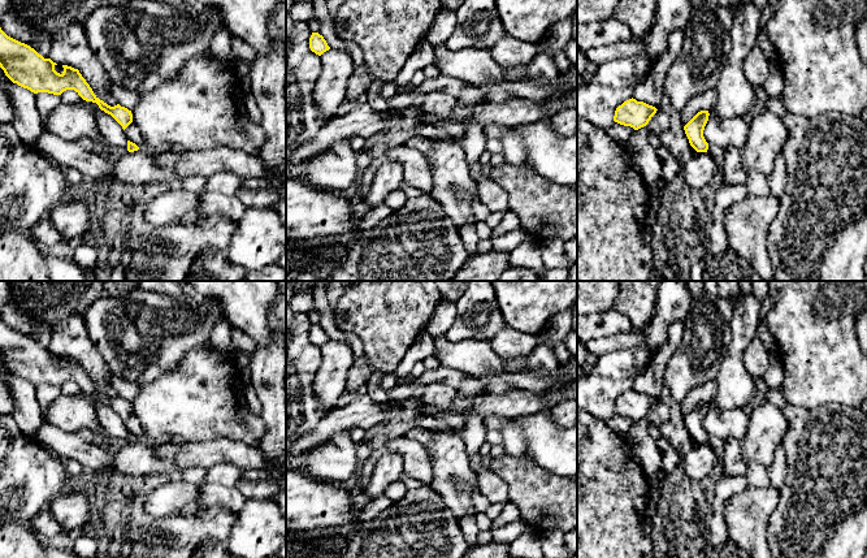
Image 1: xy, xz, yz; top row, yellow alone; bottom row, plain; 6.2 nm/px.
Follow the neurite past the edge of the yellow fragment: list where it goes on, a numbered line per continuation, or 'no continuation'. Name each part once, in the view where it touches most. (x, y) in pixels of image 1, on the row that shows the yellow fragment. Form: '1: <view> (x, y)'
no continuation

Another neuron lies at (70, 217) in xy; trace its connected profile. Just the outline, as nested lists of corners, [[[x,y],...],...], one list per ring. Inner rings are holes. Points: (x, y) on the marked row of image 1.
[[[69,195],[56,204],[47,219],[52,222],[64,241],[73,237],[82,237],[90,222],[88,207],[77,196]]]

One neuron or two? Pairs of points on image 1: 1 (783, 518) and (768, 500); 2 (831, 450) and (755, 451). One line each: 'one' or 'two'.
1: two
2: two

